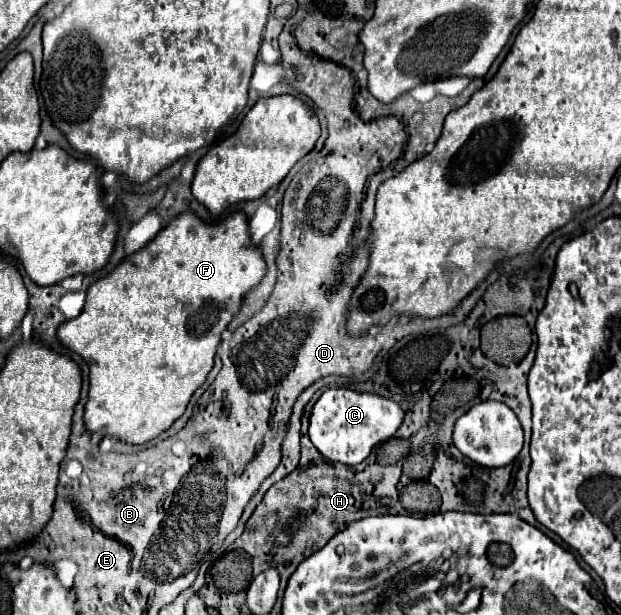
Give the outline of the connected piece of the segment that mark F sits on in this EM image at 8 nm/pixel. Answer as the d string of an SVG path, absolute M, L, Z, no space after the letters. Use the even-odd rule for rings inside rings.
M236 211L236 213L228 215L218 225L206 225L194 213L182 213L182 215L174 217L166 227L162 227L160 233L146 247L142 247L134 255L126 257L112 273L108 273L106 277L92 283L90 289L88 289L86 305L84 305L82 313L78 317L70 319L70 321L64 321L58 327L58 333L56 333L60 343L66 345L70 351L78 353L88 363L88 369L90 369L90 389L88 389L88 401L86 401L86 407L84 407L86 431L88 433L100 431L104 437L116 437L122 443L140 445L140 443L152 441L154 437L158 437L160 433L170 429L170 425L186 411L186 405L188 405L192 393L206 381L208 373L212 371L216 347L220 343L220 333L228 327L232 315L238 311L242 297L262 281L264 273L266 273L266 263L262 259L262 253L260 253L258 245L252 245L252 241L250 241L248 219L246 219L246 215L242 211Z

